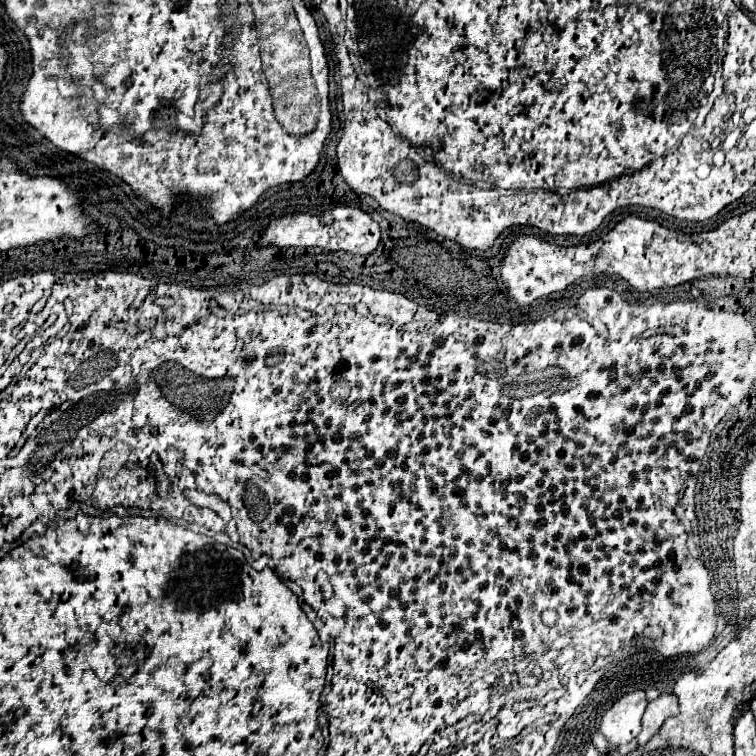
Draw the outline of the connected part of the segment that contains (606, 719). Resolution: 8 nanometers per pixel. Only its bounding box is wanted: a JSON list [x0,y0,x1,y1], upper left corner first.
[601,690,647,748]

